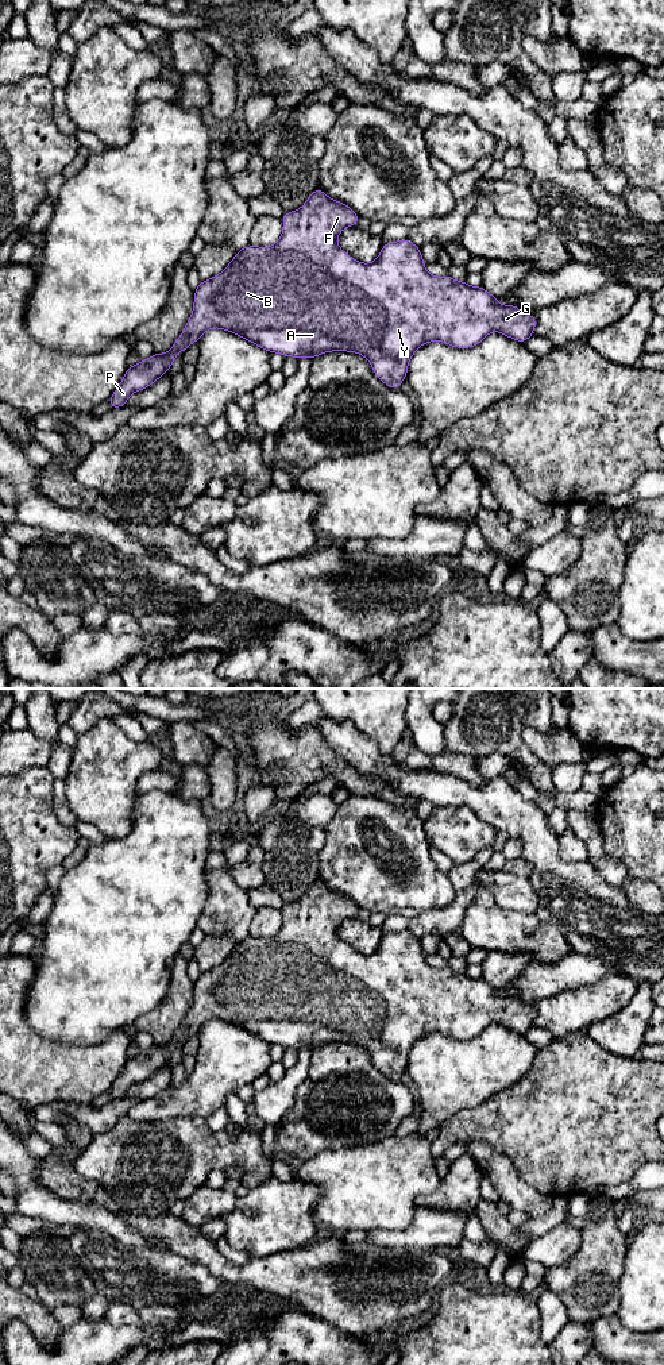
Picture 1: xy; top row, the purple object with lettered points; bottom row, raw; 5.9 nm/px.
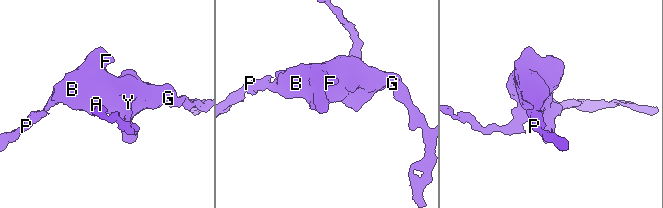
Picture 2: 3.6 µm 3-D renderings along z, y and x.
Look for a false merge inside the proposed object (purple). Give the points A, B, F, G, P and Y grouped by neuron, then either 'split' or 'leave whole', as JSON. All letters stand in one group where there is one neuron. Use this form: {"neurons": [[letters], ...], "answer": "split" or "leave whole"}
{"neurons": [["A", "B", "F", "G", "P", "Y"]], "answer": "leave whole"}

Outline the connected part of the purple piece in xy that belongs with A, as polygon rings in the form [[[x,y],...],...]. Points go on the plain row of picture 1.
[[[317,879],[313,884],[310,884],[308,891],[300,901],[293,903],[283,903],[283,909],[282,909],[283,922],[279,932],[275,936],[270,938],[247,937],[236,942],[235,949],[228,955],[228,957],[220,965],[206,972],[201,972],[201,975],[194,980],[193,1005],[189,1009],[181,1027],[173,1034],[171,1040],[167,1044],[165,1045],[155,1044],[148,1050],[143,1053],[136,1053],[132,1059],[127,1059],[120,1076],[116,1079],[115,1084],[108,1091],[111,1099],[116,1100],[116,1099],[126,1098],[127,1090],[132,1084],[148,1079],[158,1069],[161,1069],[169,1063],[173,1053],[178,1049],[178,1046],[175,1045],[177,1042],[181,1042],[184,1045],[184,1042],[192,1034],[198,1033],[200,1029],[204,1026],[204,1023],[212,1019],[220,1019],[232,1023],[269,1044],[277,1044],[283,1048],[294,1048],[297,1050],[302,1048],[314,1050],[316,1048],[324,1044],[331,1044],[331,1042],[356,1044],[359,1046],[363,1046],[371,1054],[375,1068],[393,1080],[399,1080],[402,1072],[406,1071],[408,1056],[413,1045],[425,1034],[439,1032],[455,1040],[471,1040],[474,1037],[478,1037],[493,1022],[501,1023],[502,1026],[521,1034],[525,1034],[534,1025],[537,1013],[533,1006],[522,1003],[516,996],[501,996],[498,994],[498,988],[491,987],[482,978],[470,978],[464,972],[452,971],[448,965],[443,968],[431,967],[425,960],[425,953],[421,948],[420,938],[417,938],[409,930],[385,934],[378,949],[371,955],[358,953],[337,937],[337,928],[344,919],[359,915],[360,913],[362,911],[354,903],[352,899],[347,898],[345,895],[337,891],[329,890],[327,884],[323,883],[320,879]]]

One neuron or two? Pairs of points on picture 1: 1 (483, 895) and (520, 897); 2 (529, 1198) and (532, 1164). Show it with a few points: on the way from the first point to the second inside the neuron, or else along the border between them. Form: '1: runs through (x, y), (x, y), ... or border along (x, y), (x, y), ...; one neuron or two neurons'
1: border along (477, 880), (490, 891), (497, 903), (521, 910); two neurons
2: border along (512, 1160), (522, 1180), (554, 1198); two neurons

